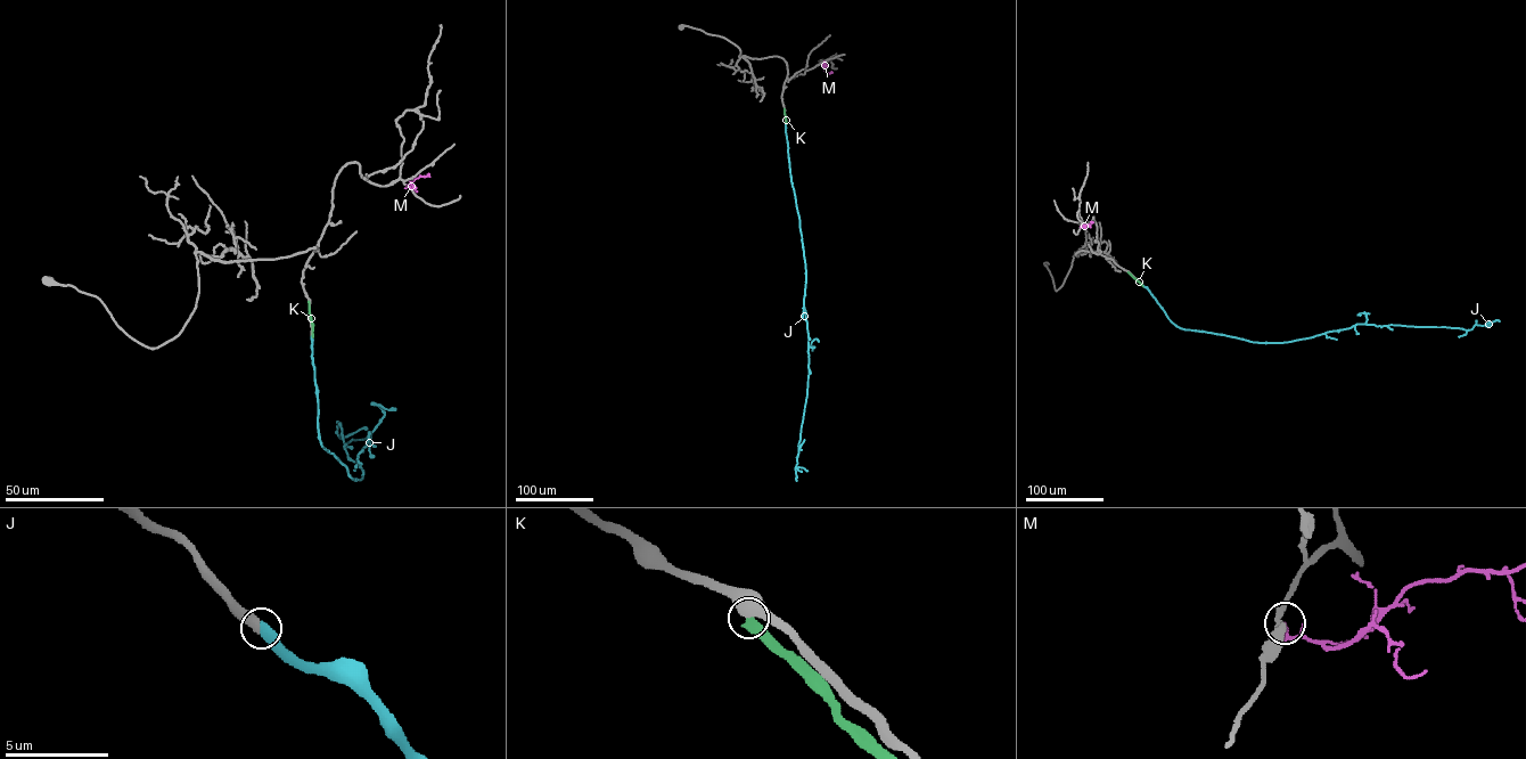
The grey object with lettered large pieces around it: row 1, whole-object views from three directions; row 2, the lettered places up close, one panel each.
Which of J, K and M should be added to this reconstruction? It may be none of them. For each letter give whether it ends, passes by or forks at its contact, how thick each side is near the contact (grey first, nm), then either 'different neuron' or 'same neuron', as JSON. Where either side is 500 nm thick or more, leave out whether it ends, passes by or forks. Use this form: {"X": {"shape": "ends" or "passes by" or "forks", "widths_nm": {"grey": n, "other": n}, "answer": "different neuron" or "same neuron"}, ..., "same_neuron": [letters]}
{"J": {"shape": "ends", "widths_nm": {"grey": 380, "other": 400}, "answer": "same neuron"}, "K": {"widths_nm": {"grey": 500, "other": 440}, "answer": "different neuron"}, "M": {"shape": "ends", "widths_nm": {"grey": 240, "other": 190}, "answer": "different neuron"}, "same_neuron": ["J"]}

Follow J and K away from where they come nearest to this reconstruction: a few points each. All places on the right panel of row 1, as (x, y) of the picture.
J: (1143, 285), (1178, 326), (1255, 342), (1290, 342), (1358, 324), (1467, 331), (1475, 325), (1499, 321)
K: (1127, 272), (1142, 286)

